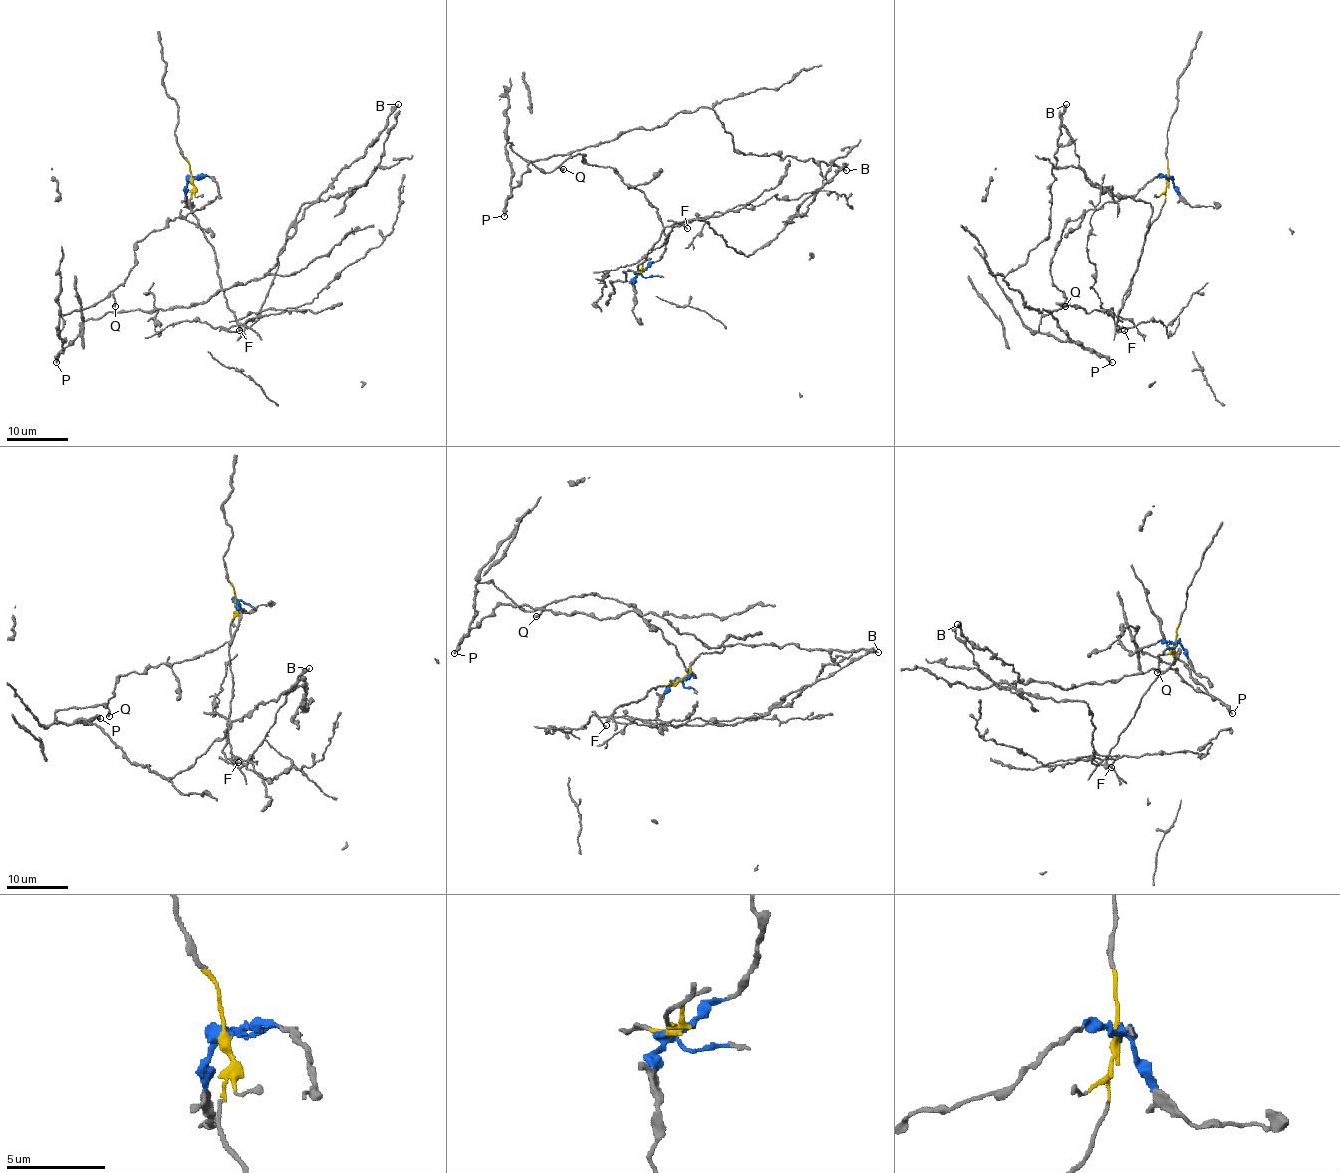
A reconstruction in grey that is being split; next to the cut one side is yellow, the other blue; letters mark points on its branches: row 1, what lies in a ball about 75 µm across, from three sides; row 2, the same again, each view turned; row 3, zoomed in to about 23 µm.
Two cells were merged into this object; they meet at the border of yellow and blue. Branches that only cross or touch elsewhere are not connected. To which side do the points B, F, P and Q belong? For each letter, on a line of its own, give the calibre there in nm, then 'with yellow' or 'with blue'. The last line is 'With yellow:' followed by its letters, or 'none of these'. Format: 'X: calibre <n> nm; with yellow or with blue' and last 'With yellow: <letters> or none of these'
B: calibre 280 nm; with blue
F: calibre 130 nm; with yellow
P: calibre 280 nm; with blue
Q: calibre 360 nm; with blue
With yellow: F

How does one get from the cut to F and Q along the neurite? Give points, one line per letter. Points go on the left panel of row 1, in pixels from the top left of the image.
F: (190, 179), (193, 187), (190, 213), (213, 249), (226, 305), (236, 321), (229, 329), (239, 329)
Q: (190, 179), (209, 176), (218, 194), (137, 243), (129, 275), (112, 291), (115, 306)

